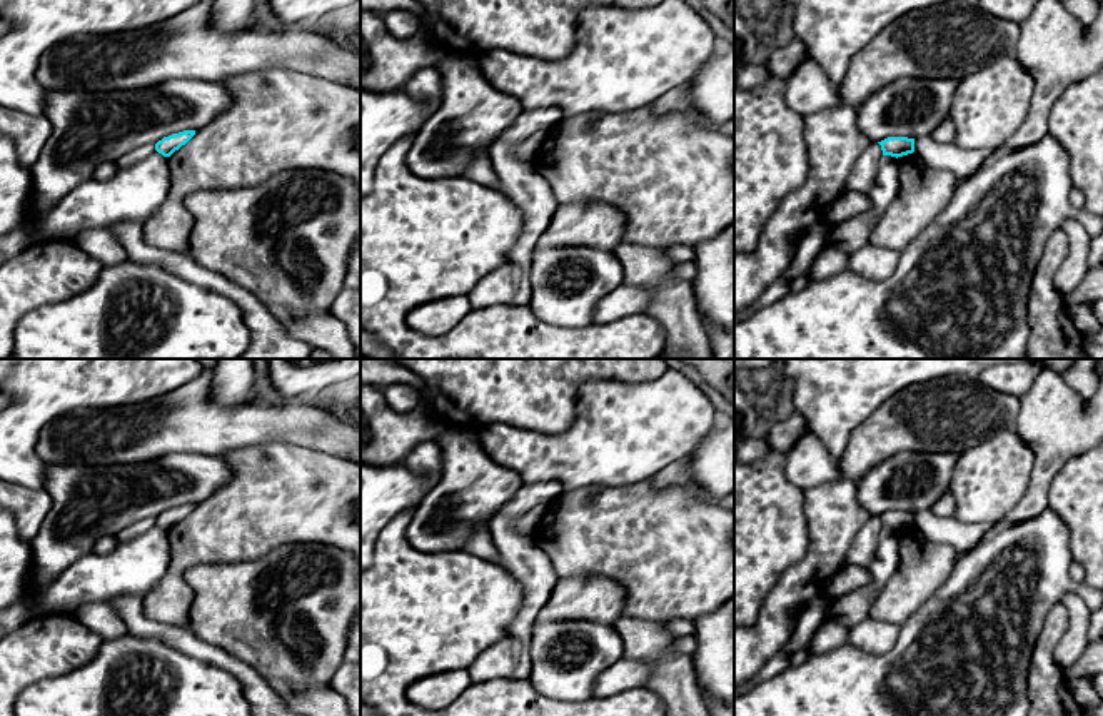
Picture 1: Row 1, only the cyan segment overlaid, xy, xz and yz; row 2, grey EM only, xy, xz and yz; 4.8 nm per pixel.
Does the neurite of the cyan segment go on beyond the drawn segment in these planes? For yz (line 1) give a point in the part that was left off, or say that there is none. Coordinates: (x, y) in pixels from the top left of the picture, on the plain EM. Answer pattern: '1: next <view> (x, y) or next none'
1: next none

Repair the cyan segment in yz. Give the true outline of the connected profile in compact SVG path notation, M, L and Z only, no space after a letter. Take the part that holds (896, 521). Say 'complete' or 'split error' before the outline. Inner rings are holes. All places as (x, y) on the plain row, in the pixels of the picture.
complete; M888 511L878 517L881 519L883 529L896 532L914 526L914 512L908 511Z

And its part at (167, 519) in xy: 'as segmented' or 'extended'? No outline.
as segmented

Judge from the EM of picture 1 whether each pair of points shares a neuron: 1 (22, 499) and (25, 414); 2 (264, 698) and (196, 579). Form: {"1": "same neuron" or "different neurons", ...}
{"1": "different neurons", "2": "different neurons"}

